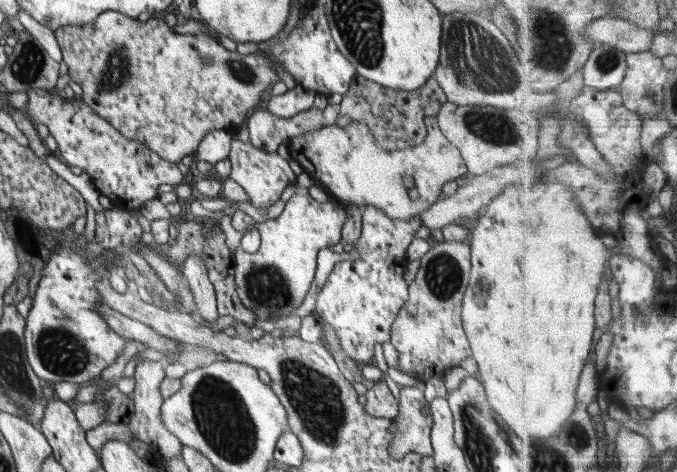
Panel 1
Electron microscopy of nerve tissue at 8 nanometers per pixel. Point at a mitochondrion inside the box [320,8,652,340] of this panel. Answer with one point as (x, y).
(481, 61)

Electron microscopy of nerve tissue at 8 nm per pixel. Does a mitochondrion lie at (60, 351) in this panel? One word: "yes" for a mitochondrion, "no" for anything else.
yes

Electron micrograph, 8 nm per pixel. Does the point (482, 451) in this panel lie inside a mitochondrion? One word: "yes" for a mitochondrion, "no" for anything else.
yes

